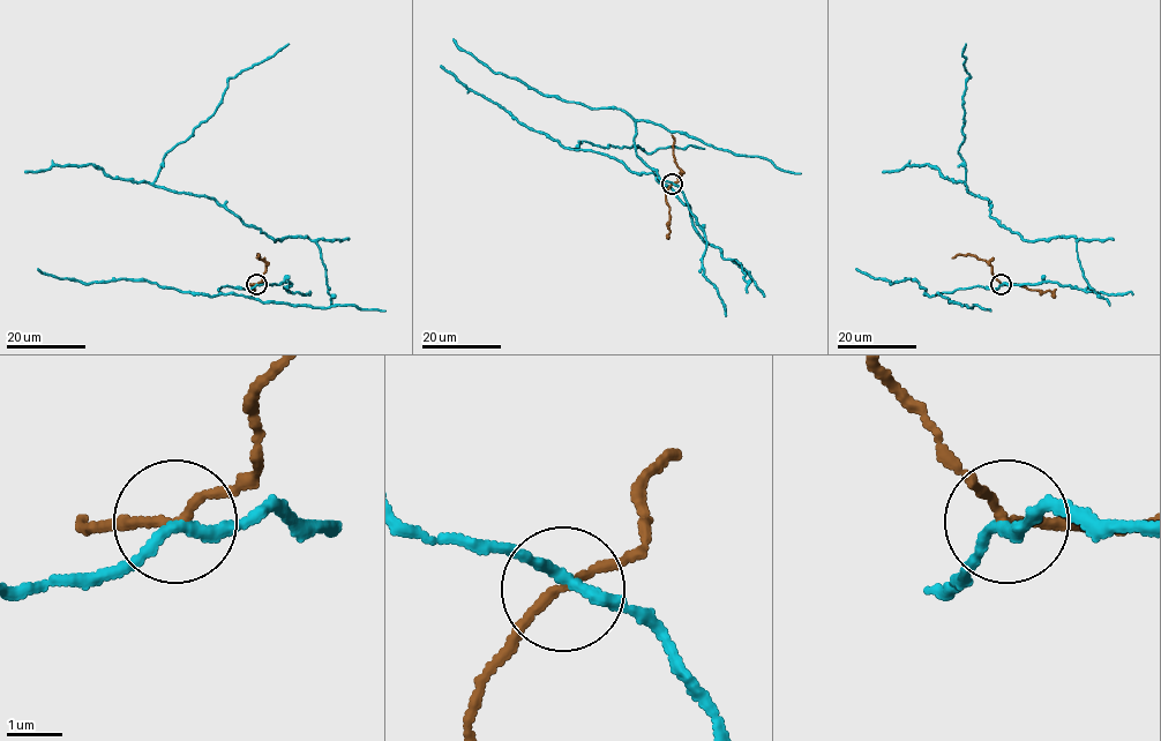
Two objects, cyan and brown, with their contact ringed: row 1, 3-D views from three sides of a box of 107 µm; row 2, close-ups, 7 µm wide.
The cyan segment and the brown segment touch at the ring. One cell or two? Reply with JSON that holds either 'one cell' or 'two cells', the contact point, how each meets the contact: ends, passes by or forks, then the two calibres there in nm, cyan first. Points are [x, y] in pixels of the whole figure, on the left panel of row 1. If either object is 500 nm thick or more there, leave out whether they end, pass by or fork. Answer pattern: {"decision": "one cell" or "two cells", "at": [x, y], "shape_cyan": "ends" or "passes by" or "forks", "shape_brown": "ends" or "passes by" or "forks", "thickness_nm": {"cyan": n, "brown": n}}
{"decision": "two cells", "at": [256, 284], "shape_cyan": "passes by", "shape_brown": "passes by", "thickness_nm": {"cyan": 200, "brown": 140}}

